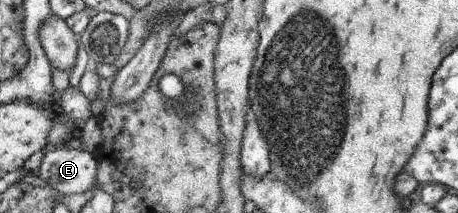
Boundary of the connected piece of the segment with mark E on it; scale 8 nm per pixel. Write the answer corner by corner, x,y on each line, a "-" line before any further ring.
63,147
44,148
39,177
60,195
82,194
96,182
99,159
95,154

